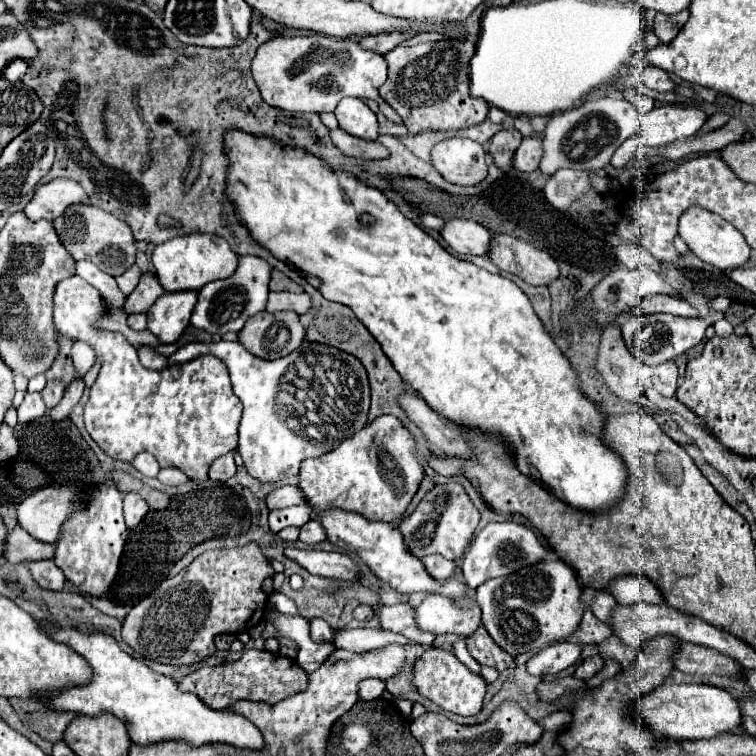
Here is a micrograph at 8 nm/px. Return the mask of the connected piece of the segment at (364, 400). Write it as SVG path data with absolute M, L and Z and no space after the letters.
M230 341L191 342L172 354L168 358L168 363L169 365L184 363L206 353L218 355L230 371L234 393L240 397L244 405L244 413L242 413L242 421L238 429L238 437L240 437L238 451L244 459L246 471L262 483L278 481L280 477L298 475L300 463L306 457L316 457L316 455L336 449L344 439L350 439L354 433L358 433L366 425L368 407L370 407L370 383L368 383L364 365L350 353L344 353L324 343L304 341L298 349L294 349L282 359L264 361L248 353L238 343L230 343Z

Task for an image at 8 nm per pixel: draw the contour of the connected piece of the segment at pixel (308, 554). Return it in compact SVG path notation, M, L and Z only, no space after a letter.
M288 545L284 549L284 555L298 565L302 565L308 573L320 575L320 577L330 577L330 579L346 579L352 581L354 577L360 575L358 565L344 553L336 551L316 551L316 549L298 549Z

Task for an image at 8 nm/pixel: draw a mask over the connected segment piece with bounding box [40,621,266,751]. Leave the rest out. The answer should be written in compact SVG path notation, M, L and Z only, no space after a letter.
M40 623L56 641L64 641L70 645L76 653L88 659L88 663L94 669L94 677L88 685L82 687L70 687L62 691L54 701L48 701L46 705L50 709L60 711L74 711L80 715L102 715L110 713L116 719L120 719L130 739L136 745L158 745L164 741L180 741L190 747L204 747L214 743L228 743L238 749L264 749L264 737L248 721L246 717L240 717L238 713L226 709L226 711L212 711L210 707L202 705L202 701L194 693L182 693L172 677L154 673L138 659L130 657L126 651L120 649L120 645L102 633L94 635L82 635L74 629L56 629L50 623Z

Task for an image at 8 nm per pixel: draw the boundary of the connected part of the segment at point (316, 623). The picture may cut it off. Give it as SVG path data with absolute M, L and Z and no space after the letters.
M312 619L310 621L310 635L316 643L332 643L334 641L334 629L324 619Z

